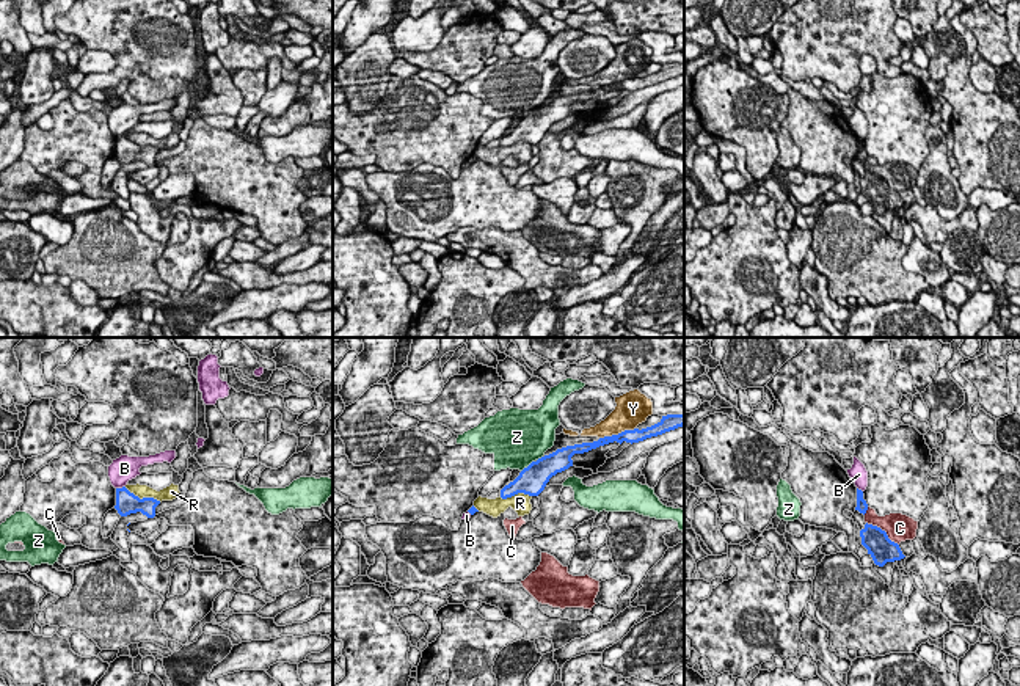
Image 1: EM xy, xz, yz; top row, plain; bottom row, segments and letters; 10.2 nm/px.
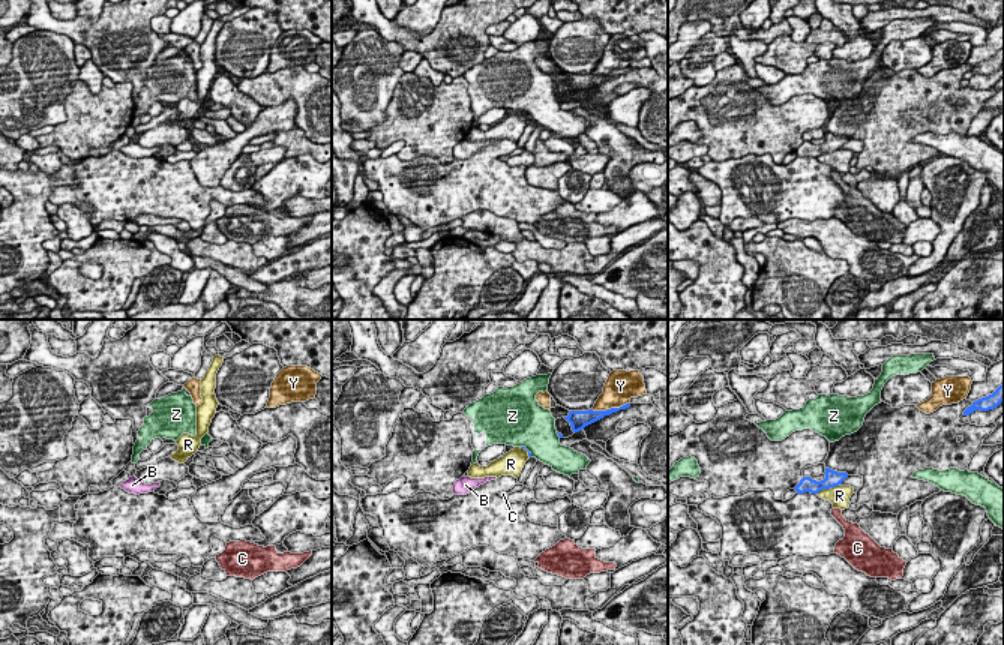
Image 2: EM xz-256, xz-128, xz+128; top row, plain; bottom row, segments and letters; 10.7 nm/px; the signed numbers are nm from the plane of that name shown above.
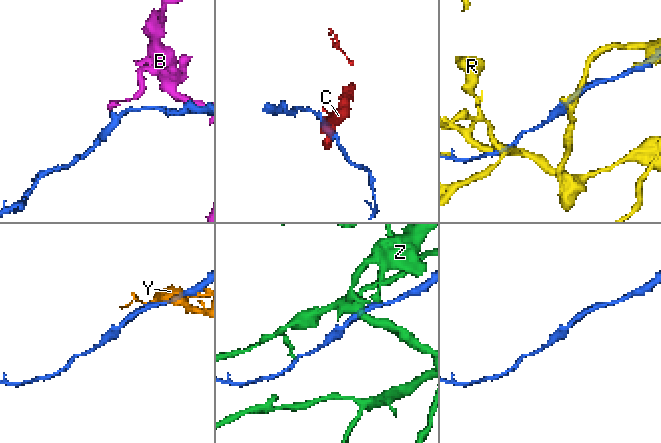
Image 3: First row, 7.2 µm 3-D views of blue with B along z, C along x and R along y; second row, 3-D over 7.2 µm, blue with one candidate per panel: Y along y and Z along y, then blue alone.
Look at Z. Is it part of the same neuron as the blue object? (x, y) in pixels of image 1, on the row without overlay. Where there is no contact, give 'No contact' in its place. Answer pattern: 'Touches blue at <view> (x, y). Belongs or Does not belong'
Touches blue at xz (529, 113). Does not belong

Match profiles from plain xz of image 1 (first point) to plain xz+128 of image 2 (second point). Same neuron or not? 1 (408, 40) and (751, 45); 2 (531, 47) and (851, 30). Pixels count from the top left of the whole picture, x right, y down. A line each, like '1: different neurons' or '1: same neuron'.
1: same neuron
2: different neurons

